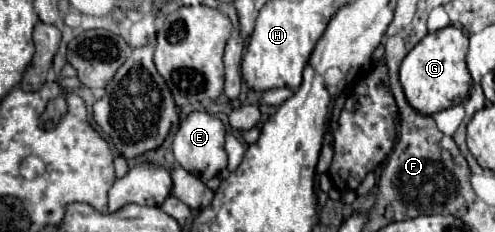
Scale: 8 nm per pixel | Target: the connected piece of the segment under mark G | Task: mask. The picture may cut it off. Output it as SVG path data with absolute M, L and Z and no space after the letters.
M447 25L441 31L427 33L413 51L407 53L407 57L401 63L401 85L405 91L407 101L419 111L419 113L435 113L453 105L459 105L469 87L473 85L469 69L465 65L469 37L461 27Z

